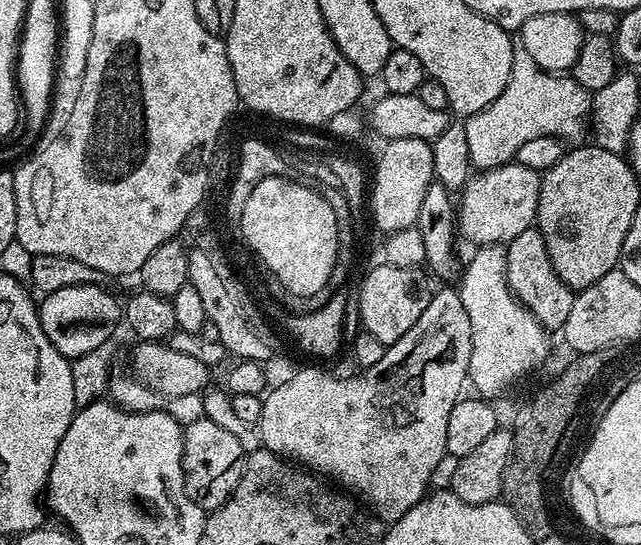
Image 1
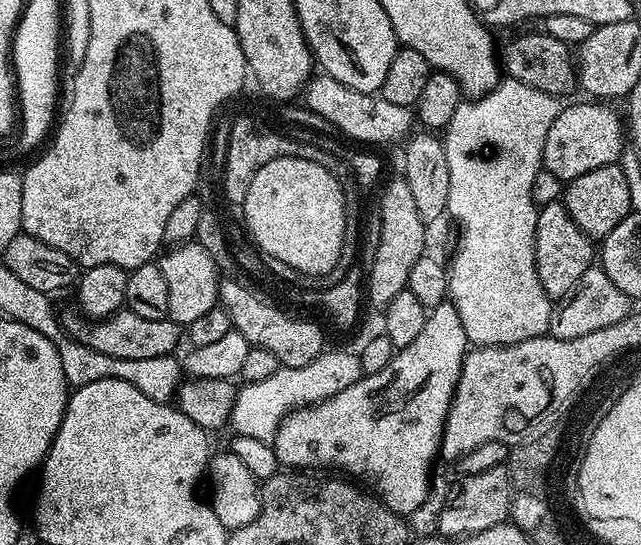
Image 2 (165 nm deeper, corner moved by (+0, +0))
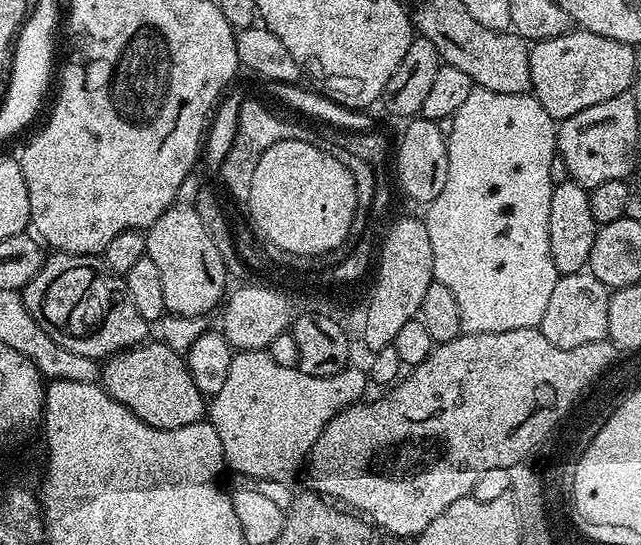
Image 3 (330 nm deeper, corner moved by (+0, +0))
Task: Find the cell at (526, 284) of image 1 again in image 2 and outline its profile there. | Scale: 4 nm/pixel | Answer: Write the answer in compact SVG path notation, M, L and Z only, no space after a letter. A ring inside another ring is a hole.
M563 202L543 205L536 213L536 237L534 238L534 262L538 270L538 282L549 298L563 298L576 289L576 284L594 264L593 241L570 218Z

